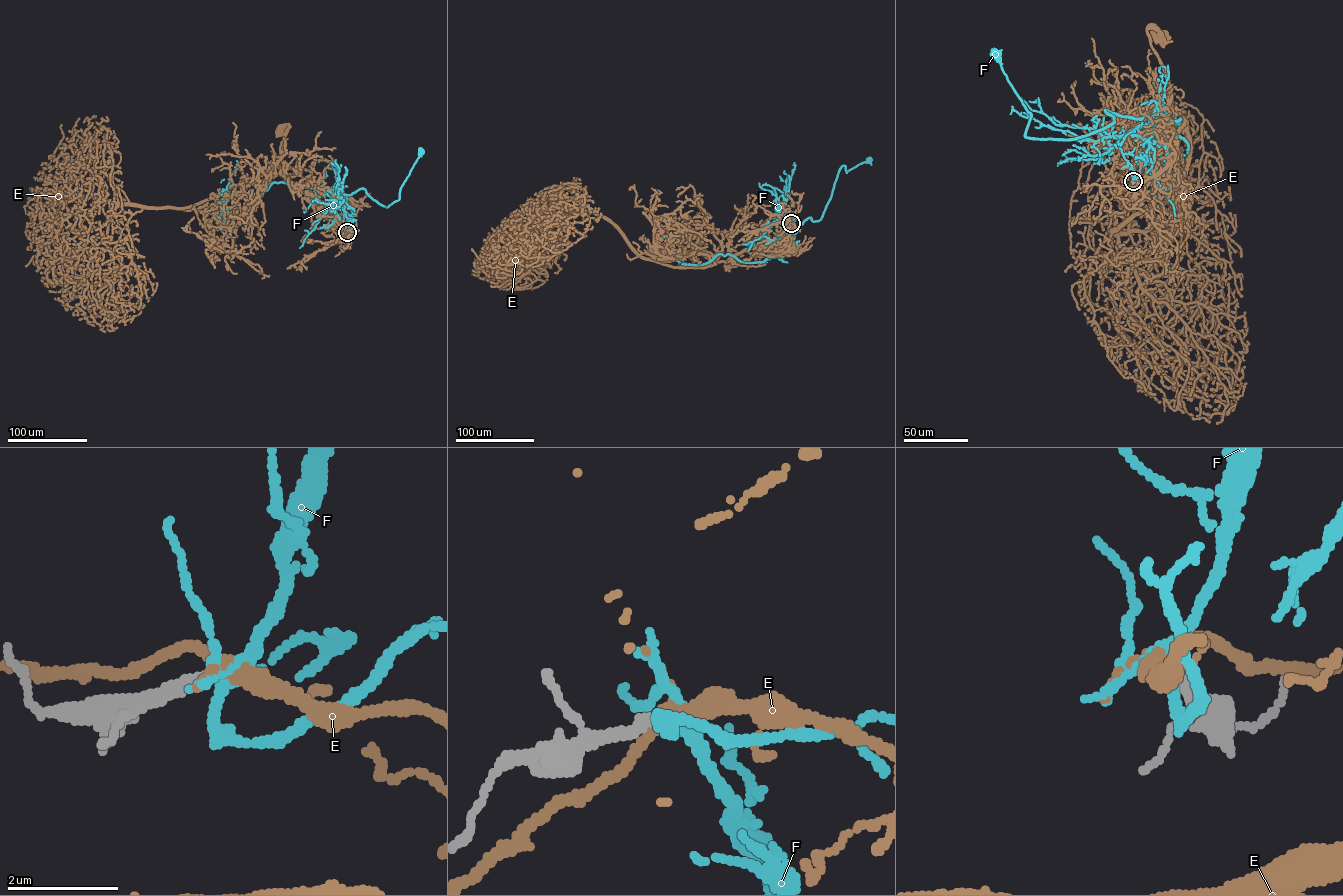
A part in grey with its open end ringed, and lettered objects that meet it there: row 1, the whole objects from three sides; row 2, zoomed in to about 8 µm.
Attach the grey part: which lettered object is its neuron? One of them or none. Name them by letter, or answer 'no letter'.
no letter

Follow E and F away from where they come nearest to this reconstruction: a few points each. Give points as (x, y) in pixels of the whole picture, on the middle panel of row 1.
E: (791, 223), (794, 229), (784, 252), (773, 255), (764, 249), (748, 249), (726, 261), (738, 259), (729, 264)
F: (791, 223), (791, 235), (783, 230), (776, 249), (804, 221), (819, 220), (843, 166), (847, 172), (869, 159)

